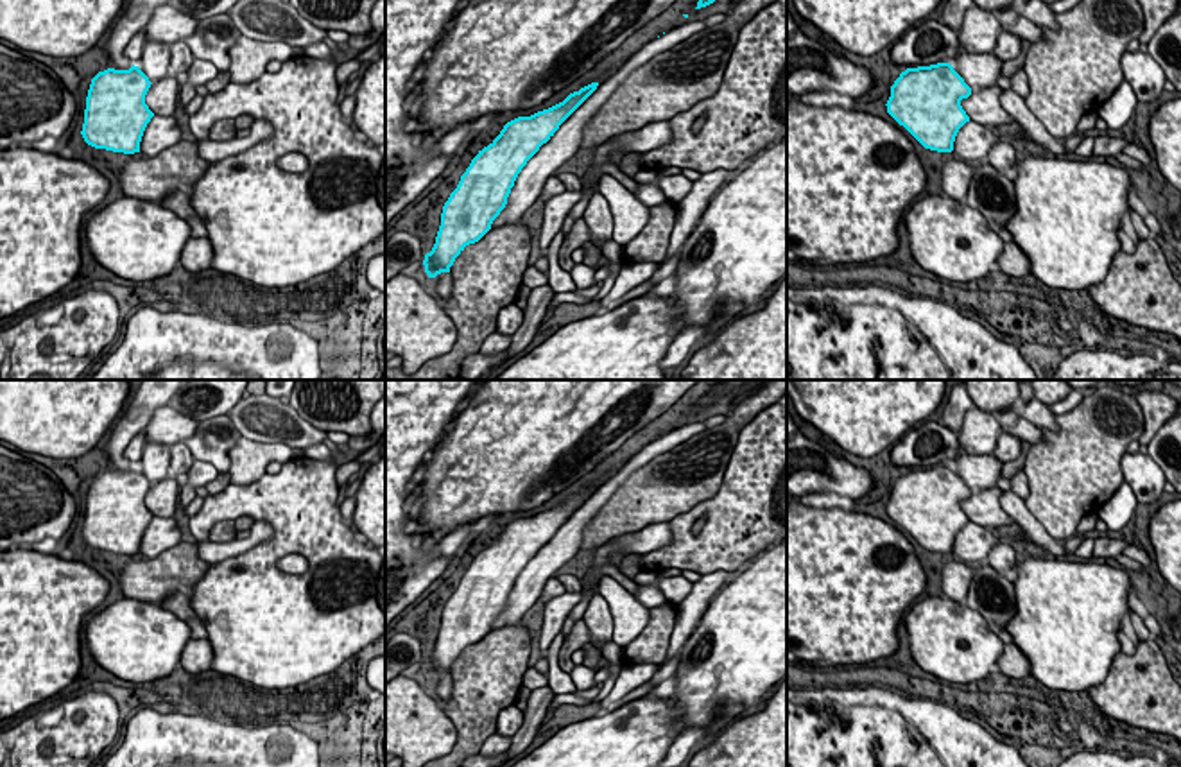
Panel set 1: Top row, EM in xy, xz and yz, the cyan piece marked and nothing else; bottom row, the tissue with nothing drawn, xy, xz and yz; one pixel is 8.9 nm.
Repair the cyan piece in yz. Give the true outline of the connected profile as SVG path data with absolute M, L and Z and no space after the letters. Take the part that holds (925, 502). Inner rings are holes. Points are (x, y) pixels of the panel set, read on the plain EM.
M937 464L901 473L885 507L925 550L955 554L977 566L1002 539L966 516L961 502L970 496L971 489L953 468Z

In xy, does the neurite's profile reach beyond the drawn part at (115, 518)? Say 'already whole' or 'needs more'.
needs more

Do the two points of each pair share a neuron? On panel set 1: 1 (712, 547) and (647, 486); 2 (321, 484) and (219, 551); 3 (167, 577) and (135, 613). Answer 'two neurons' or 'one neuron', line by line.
1: two neurons
2: two neurons
3: two neurons

